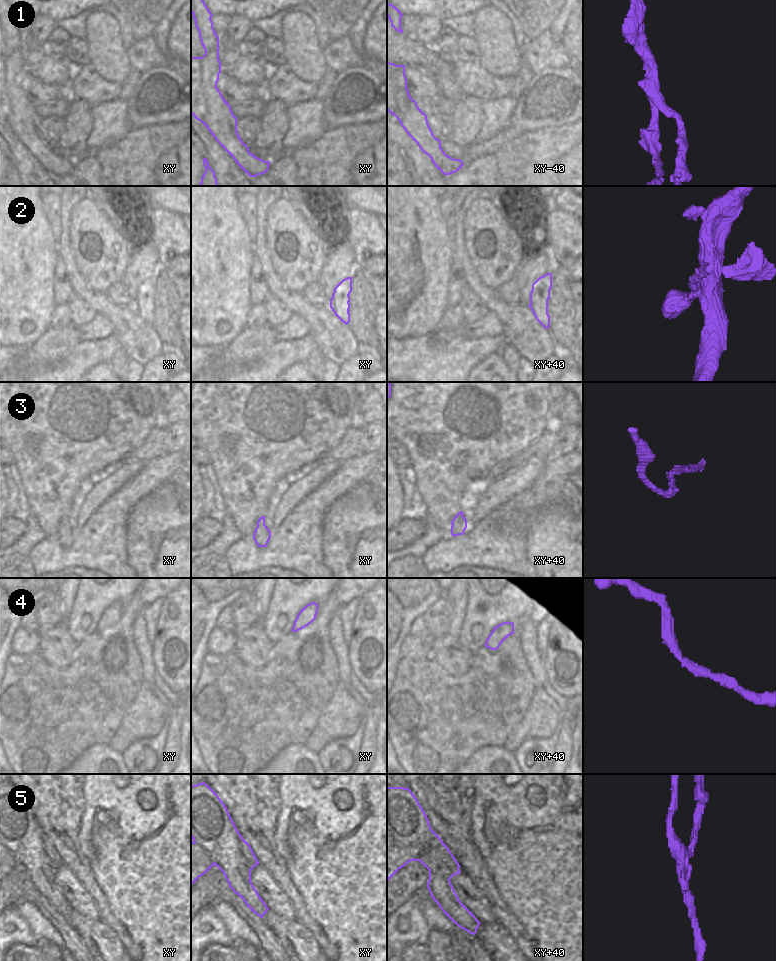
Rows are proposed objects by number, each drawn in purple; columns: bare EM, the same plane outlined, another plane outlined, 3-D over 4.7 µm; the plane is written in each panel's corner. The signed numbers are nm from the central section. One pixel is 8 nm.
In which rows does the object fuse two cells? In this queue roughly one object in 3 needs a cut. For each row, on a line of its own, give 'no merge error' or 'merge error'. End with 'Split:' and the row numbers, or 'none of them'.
1: merge error
2: merge error
3: no merge error
4: no merge error
5: merge error
Split: 1, 2, 5

